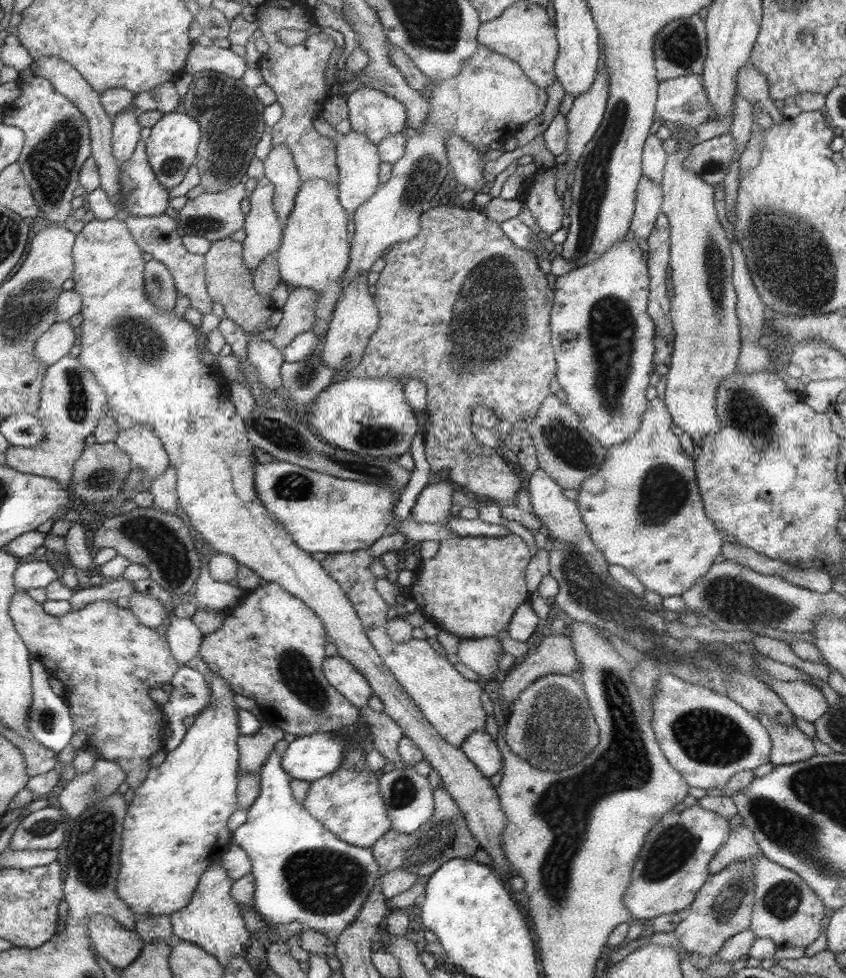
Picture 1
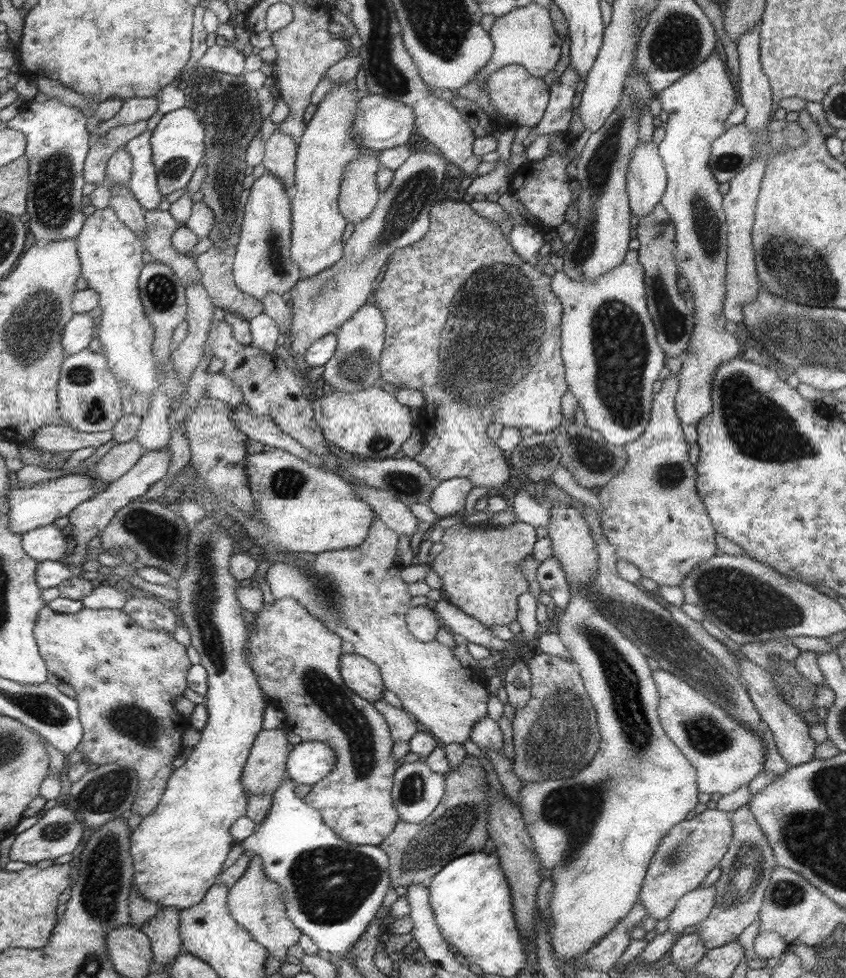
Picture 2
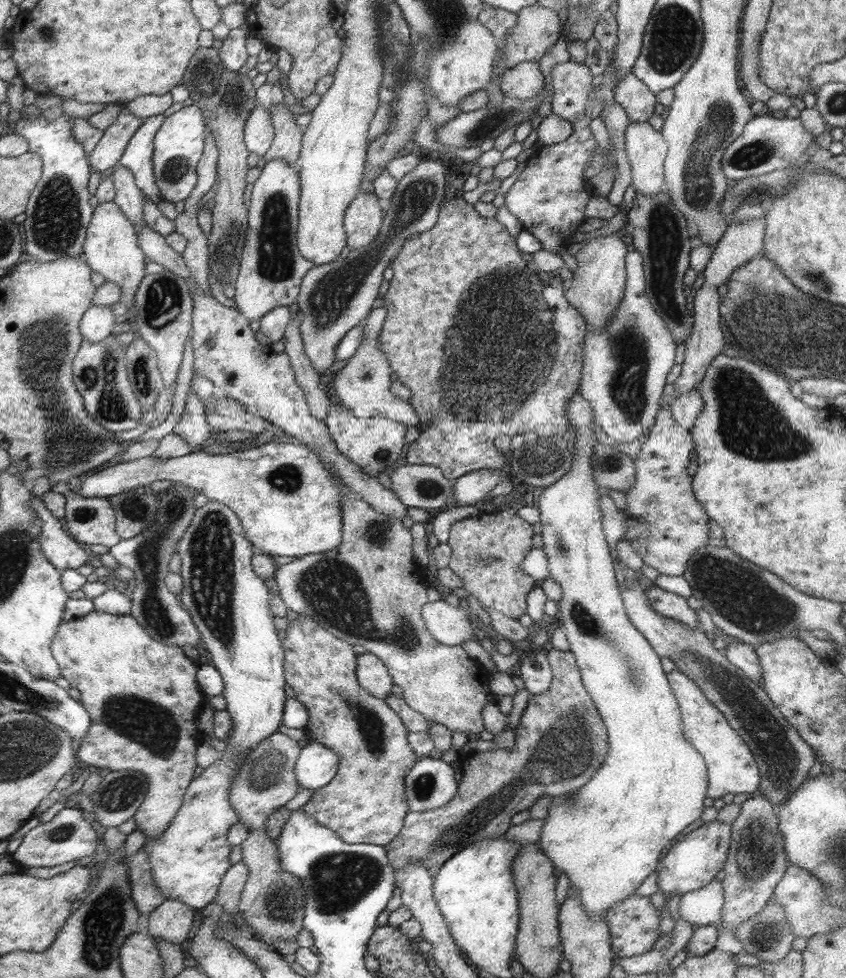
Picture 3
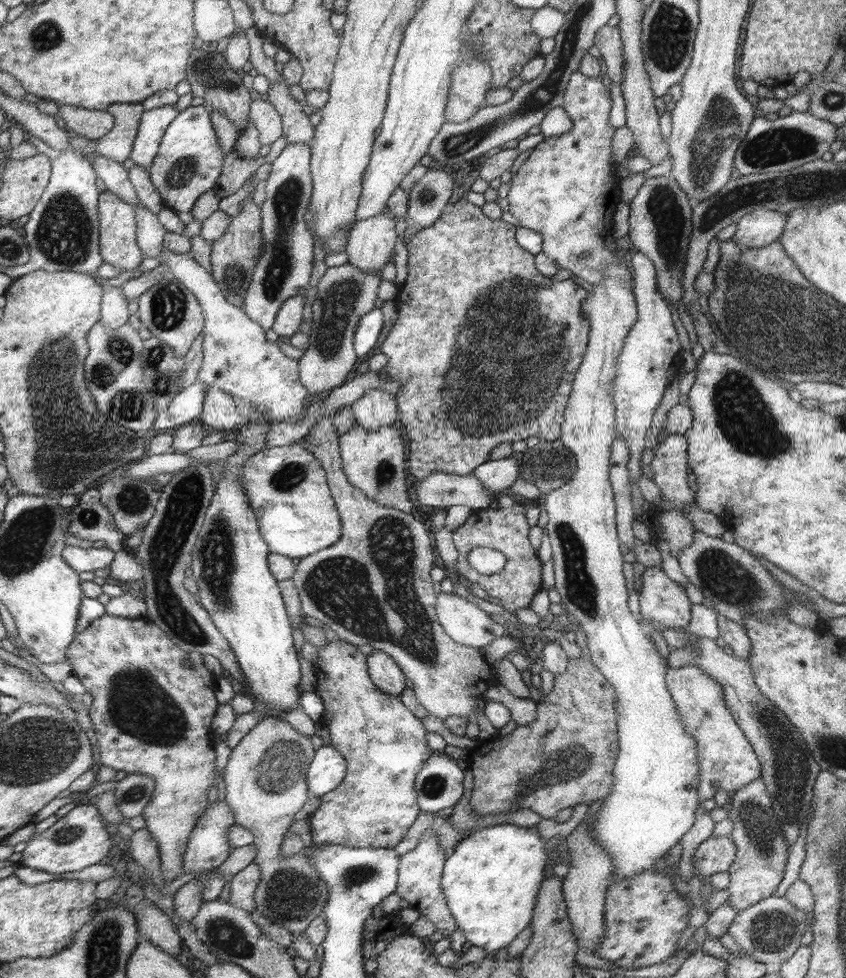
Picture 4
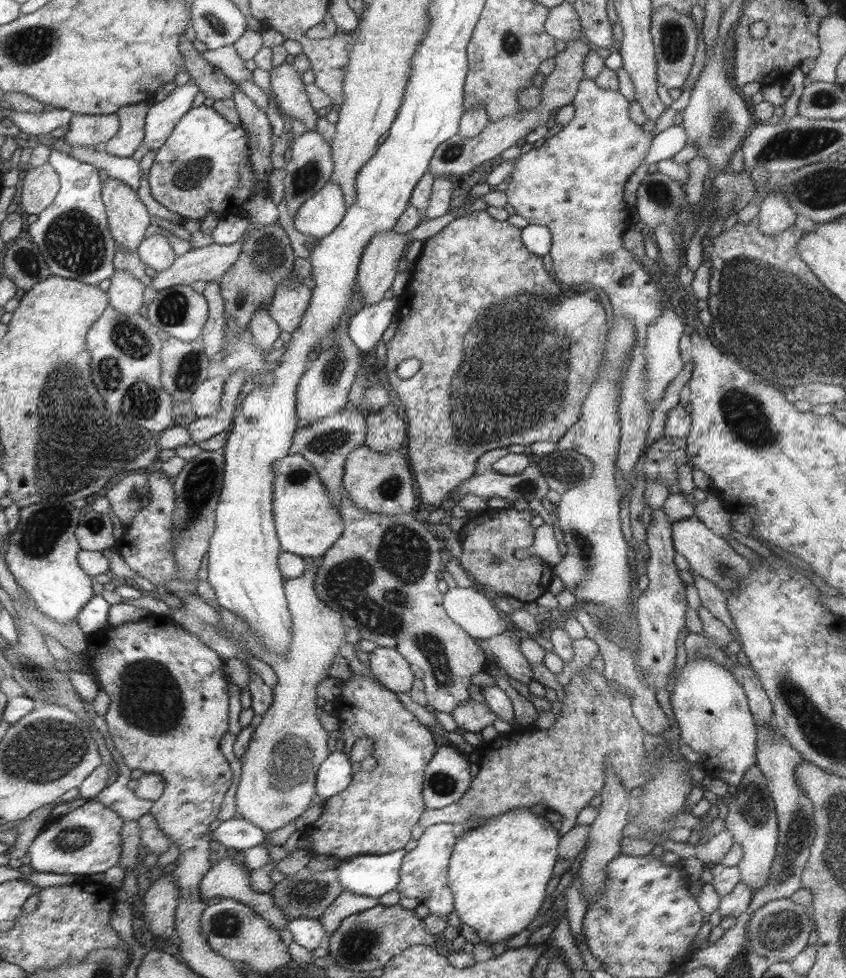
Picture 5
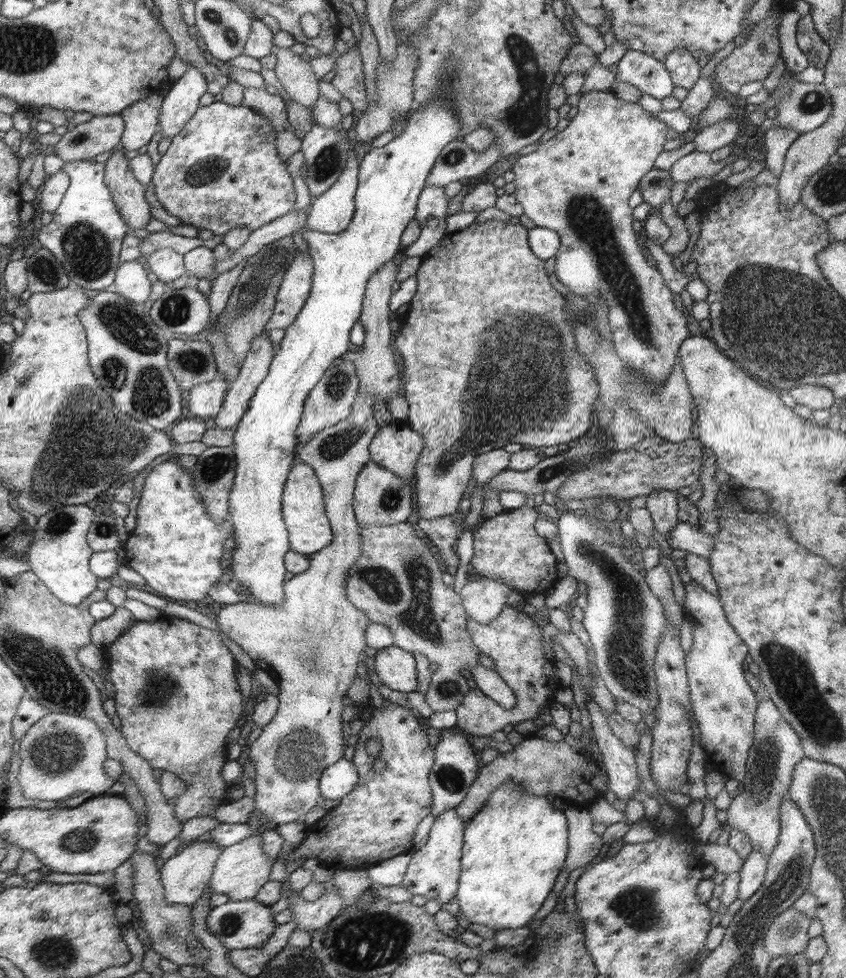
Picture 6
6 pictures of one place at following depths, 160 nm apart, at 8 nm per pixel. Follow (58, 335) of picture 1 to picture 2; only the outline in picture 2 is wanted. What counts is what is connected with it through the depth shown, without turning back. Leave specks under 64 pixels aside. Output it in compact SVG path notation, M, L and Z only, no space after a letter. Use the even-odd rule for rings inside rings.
M79 313L65 327L64 347L66 356L77 354L82 350L89 348L89 344L96 337L95 331L98 327L98 320L91 314Z

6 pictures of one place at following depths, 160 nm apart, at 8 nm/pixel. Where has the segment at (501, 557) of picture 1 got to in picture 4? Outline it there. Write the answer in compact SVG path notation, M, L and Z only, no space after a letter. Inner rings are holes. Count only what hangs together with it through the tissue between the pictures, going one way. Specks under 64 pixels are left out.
M513 504L509 508L472 510L461 526L453 530L451 540L457 549L455 575L469 584L477 584L490 598L497 598L505 610L515 612L517 608L528 608L534 594L541 591L541 562L535 558L536 551L528 542L531 526L525 518L525 508ZM476 547L491 548L504 554L505 565L498 574L483 575L475 572L467 562L469 551Z

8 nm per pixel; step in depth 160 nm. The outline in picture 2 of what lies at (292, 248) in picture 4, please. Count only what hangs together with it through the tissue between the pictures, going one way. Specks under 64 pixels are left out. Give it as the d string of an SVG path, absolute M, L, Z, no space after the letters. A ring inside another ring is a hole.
M263 172L249 187L241 238L236 246L234 275L241 292L257 301L263 301L268 292L285 294L302 277L299 267L290 257L290 197L283 183L271 173Z

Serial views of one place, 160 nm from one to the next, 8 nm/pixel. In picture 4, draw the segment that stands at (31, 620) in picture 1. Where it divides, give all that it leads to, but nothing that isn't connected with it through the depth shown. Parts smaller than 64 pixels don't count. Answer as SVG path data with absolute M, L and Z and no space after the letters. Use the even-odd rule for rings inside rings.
M110 614L99 617L91 626L85 628L85 631L75 635L75 639L69 647L67 660L71 663L72 676L79 678L80 682L85 686L86 691L93 696L93 703L89 706L89 716L94 724L95 737L99 746L101 763L115 771L123 770L126 773L143 774L151 776L156 784L156 791L153 800L146 806L143 811L143 818L146 827L154 834L154 837L160 842L160 853L162 858L162 871L164 879L167 882L173 882L178 878L187 879L188 875L184 874L186 846L188 846L192 832L198 827L200 818L204 816L204 812L213 806L215 800L215 791L217 790L217 774L221 774L221 766L217 766L217 746L214 741L217 740L217 730L213 730L213 718L217 716L220 700L216 693L218 684L216 676L205 666L203 662L203 654L199 652L187 652L183 648L179 648L177 644L173 644L171 638L167 638L163 634L163 630L158 624L155 624L149 618L141 618L131 620L130 618L119 618Z

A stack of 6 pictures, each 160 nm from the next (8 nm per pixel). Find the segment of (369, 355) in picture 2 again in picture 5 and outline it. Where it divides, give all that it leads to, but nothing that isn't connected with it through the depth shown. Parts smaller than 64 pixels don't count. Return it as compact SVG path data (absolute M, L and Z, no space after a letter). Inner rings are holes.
M389 403L376 412L364 416L367 426L364 445L377 454L400 449L405 440L405 422L397 415L396 407Z

